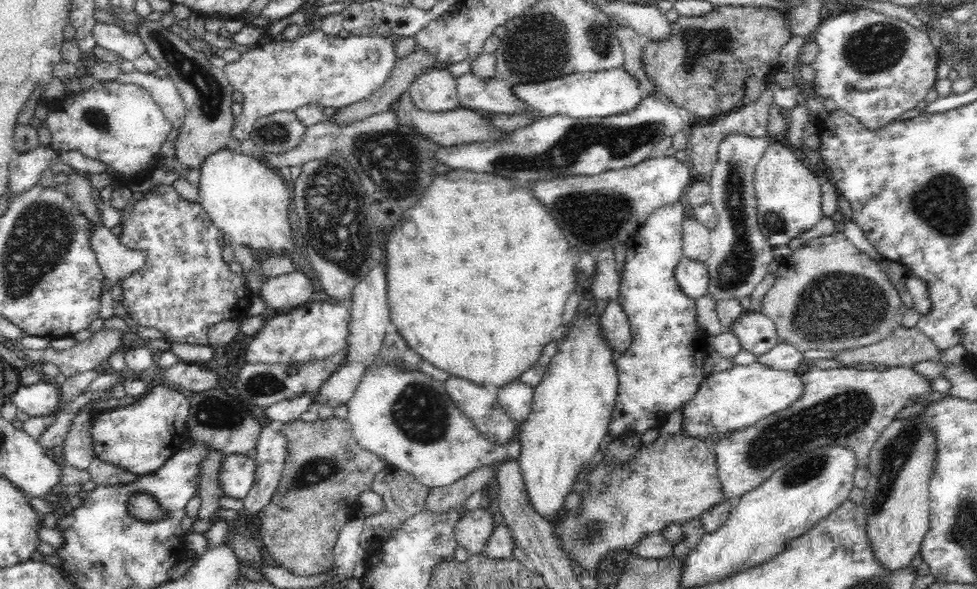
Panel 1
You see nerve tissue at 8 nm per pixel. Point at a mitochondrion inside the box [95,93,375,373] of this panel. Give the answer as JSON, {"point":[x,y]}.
{"point":[333,205]}

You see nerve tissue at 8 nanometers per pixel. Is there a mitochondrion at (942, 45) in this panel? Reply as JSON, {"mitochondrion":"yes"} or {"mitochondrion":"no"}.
{"mitochondrion":"no"}

